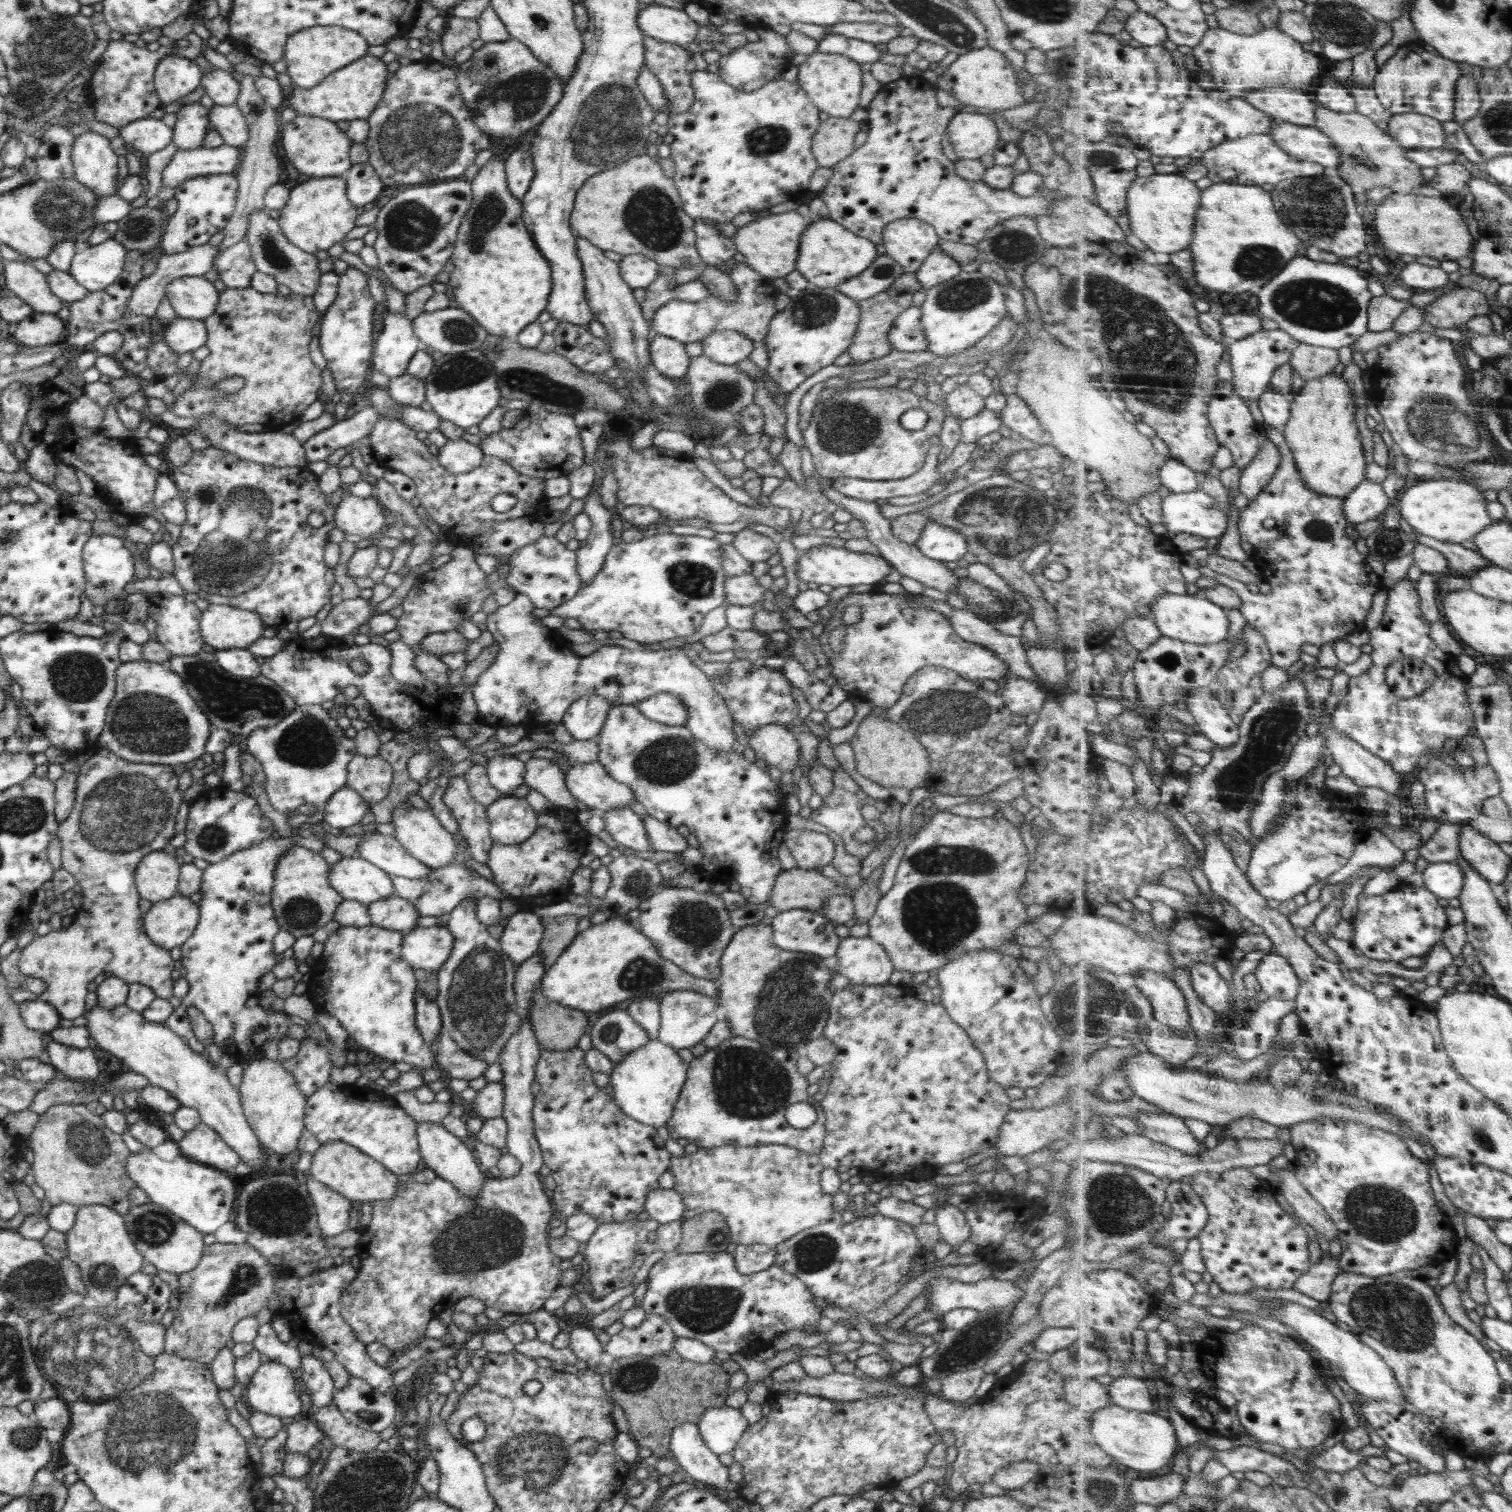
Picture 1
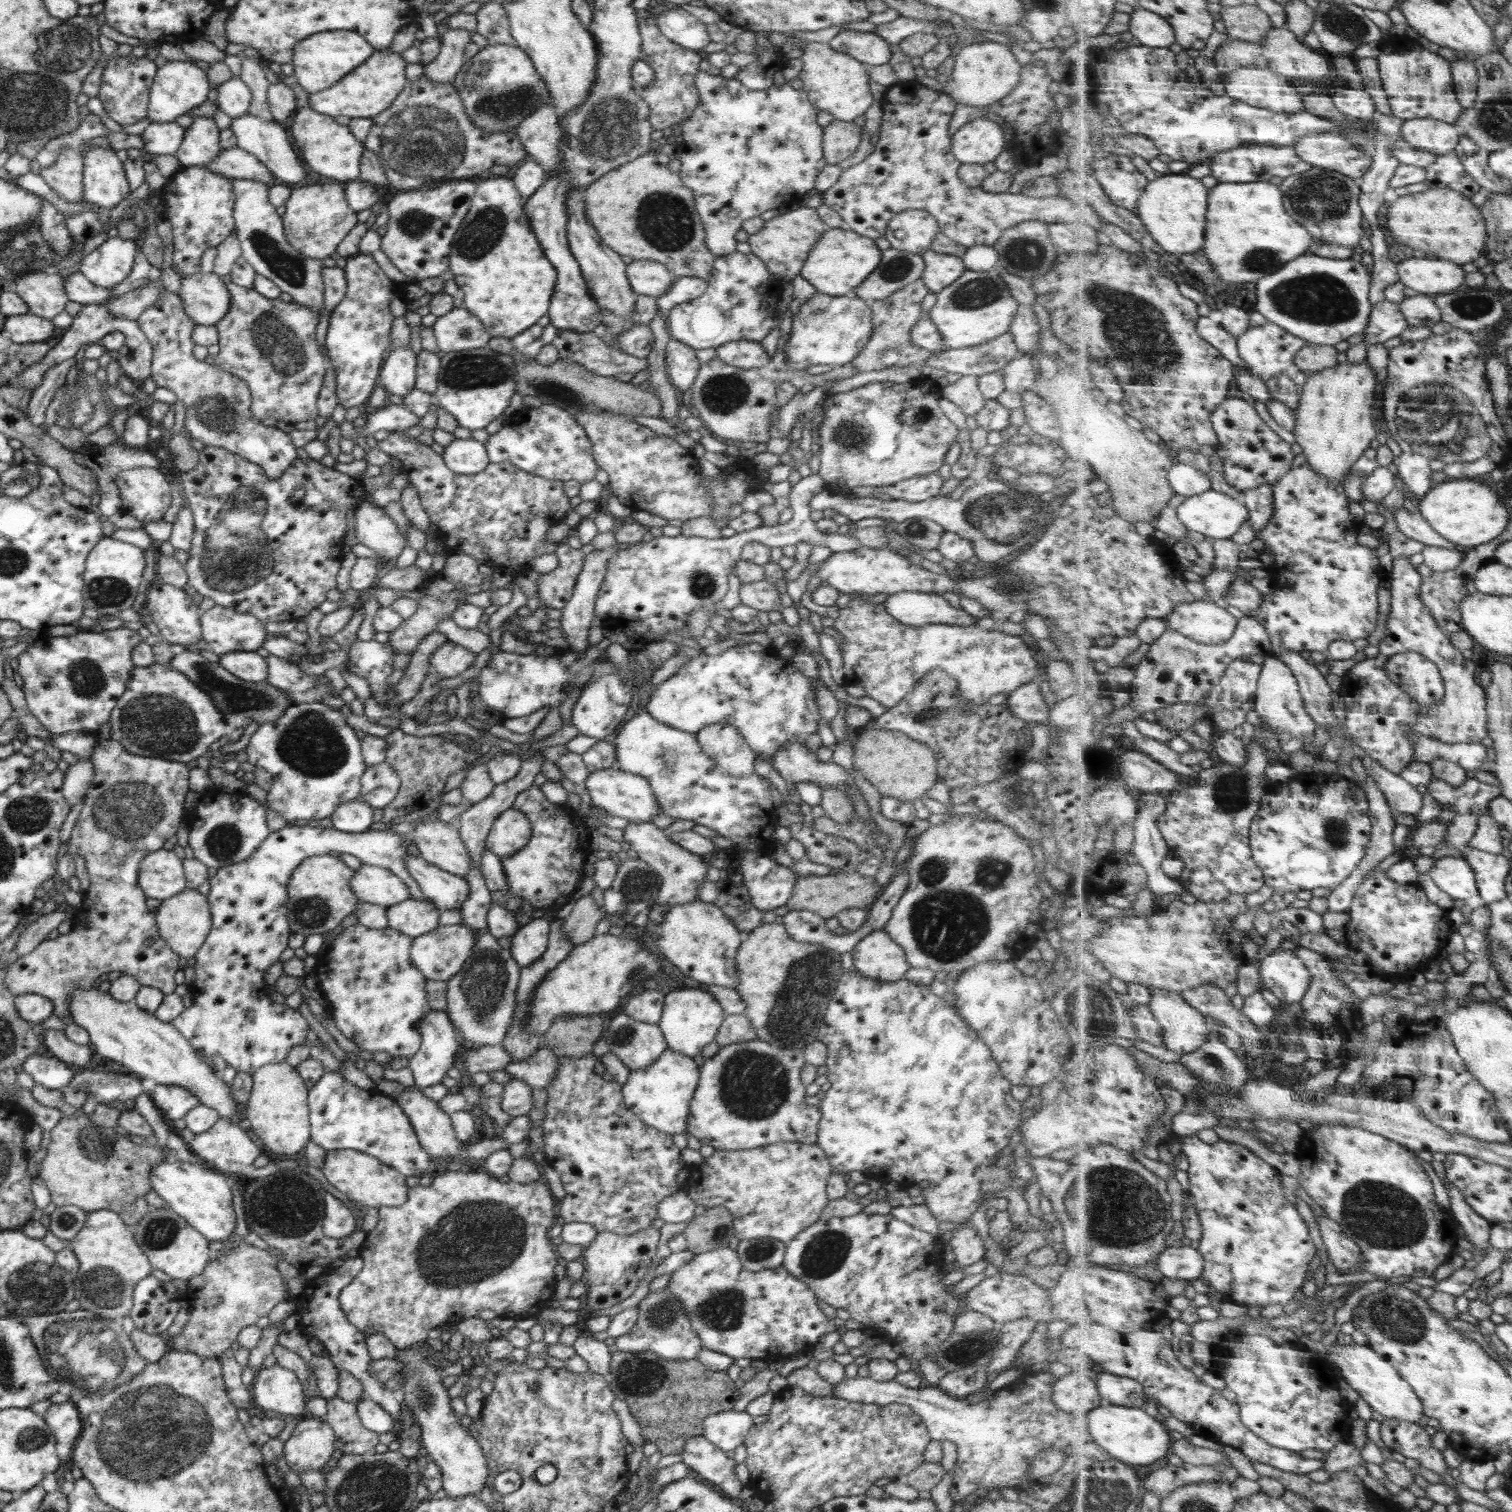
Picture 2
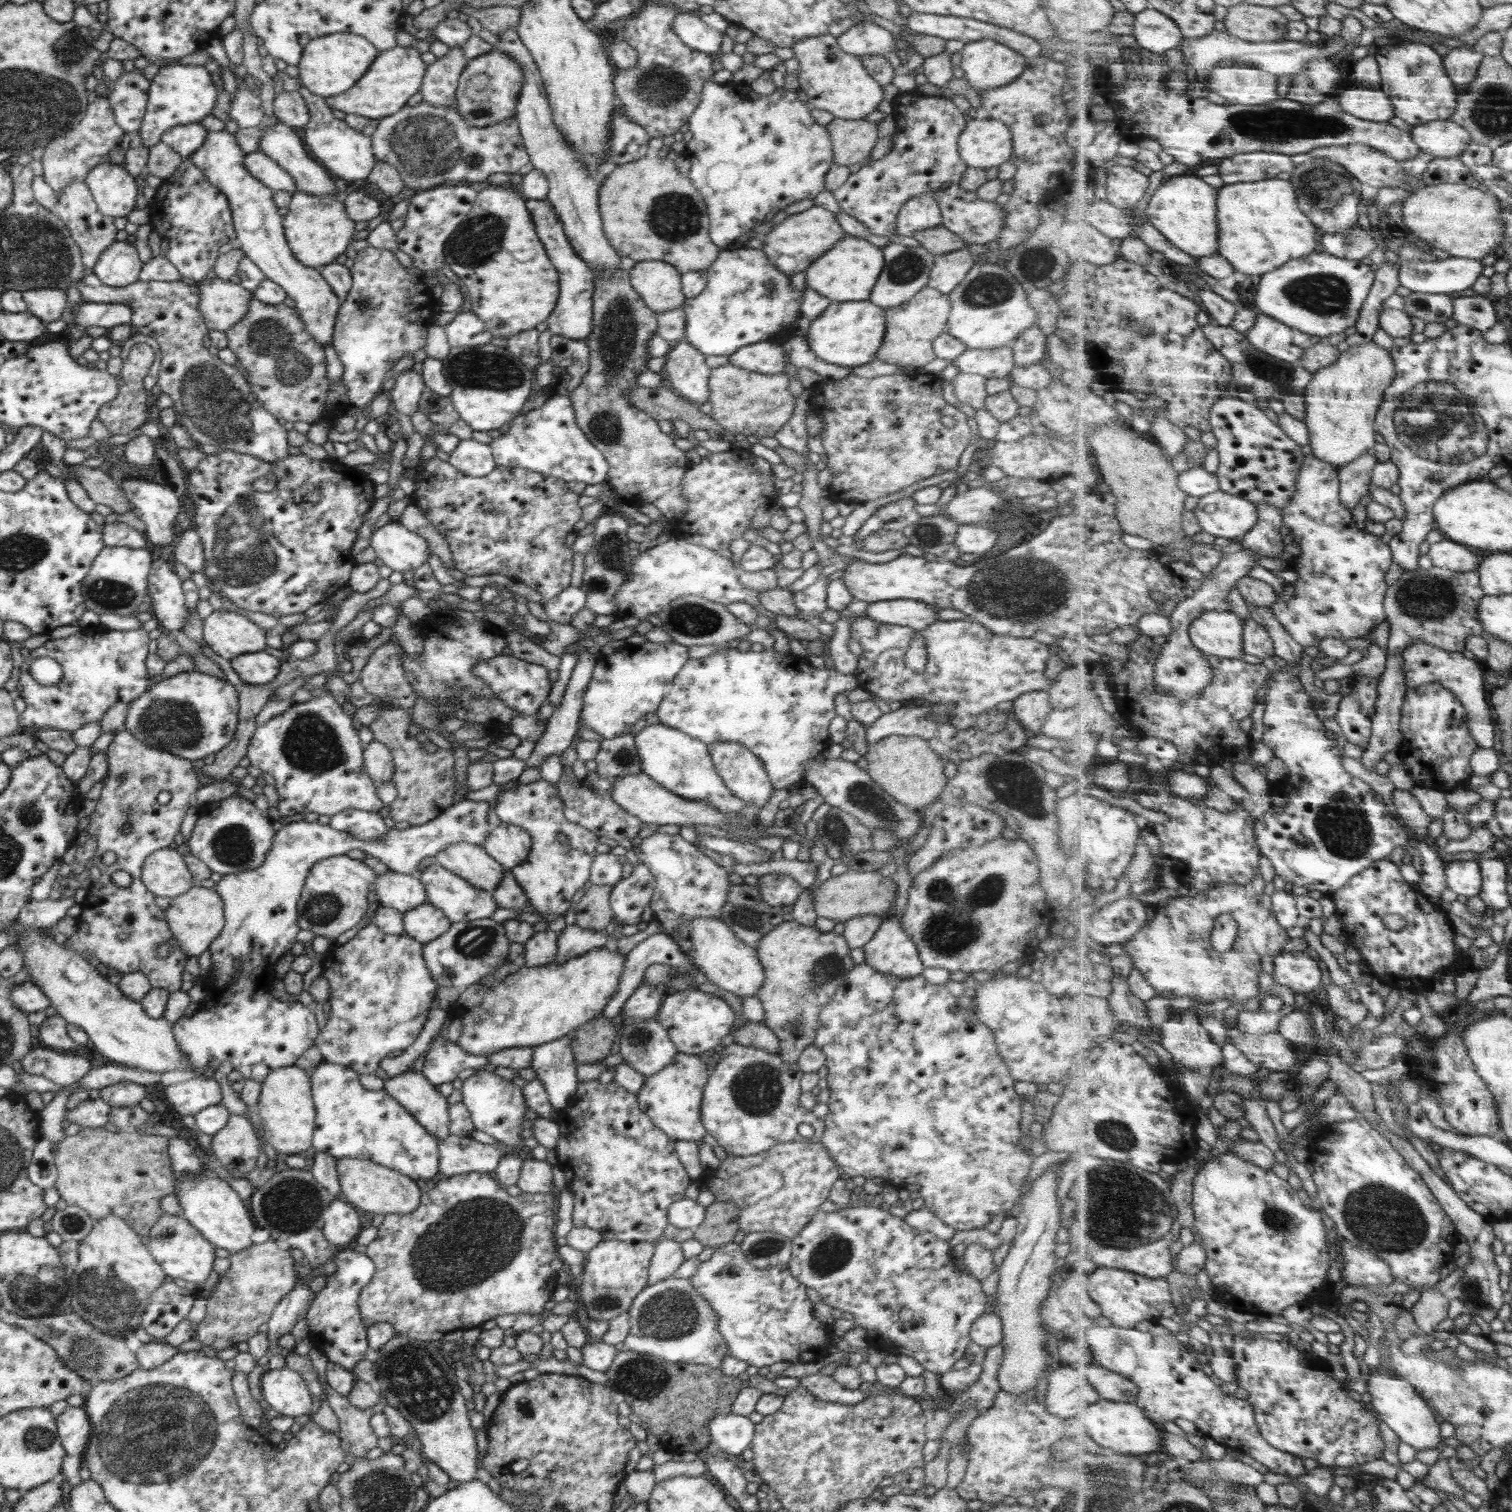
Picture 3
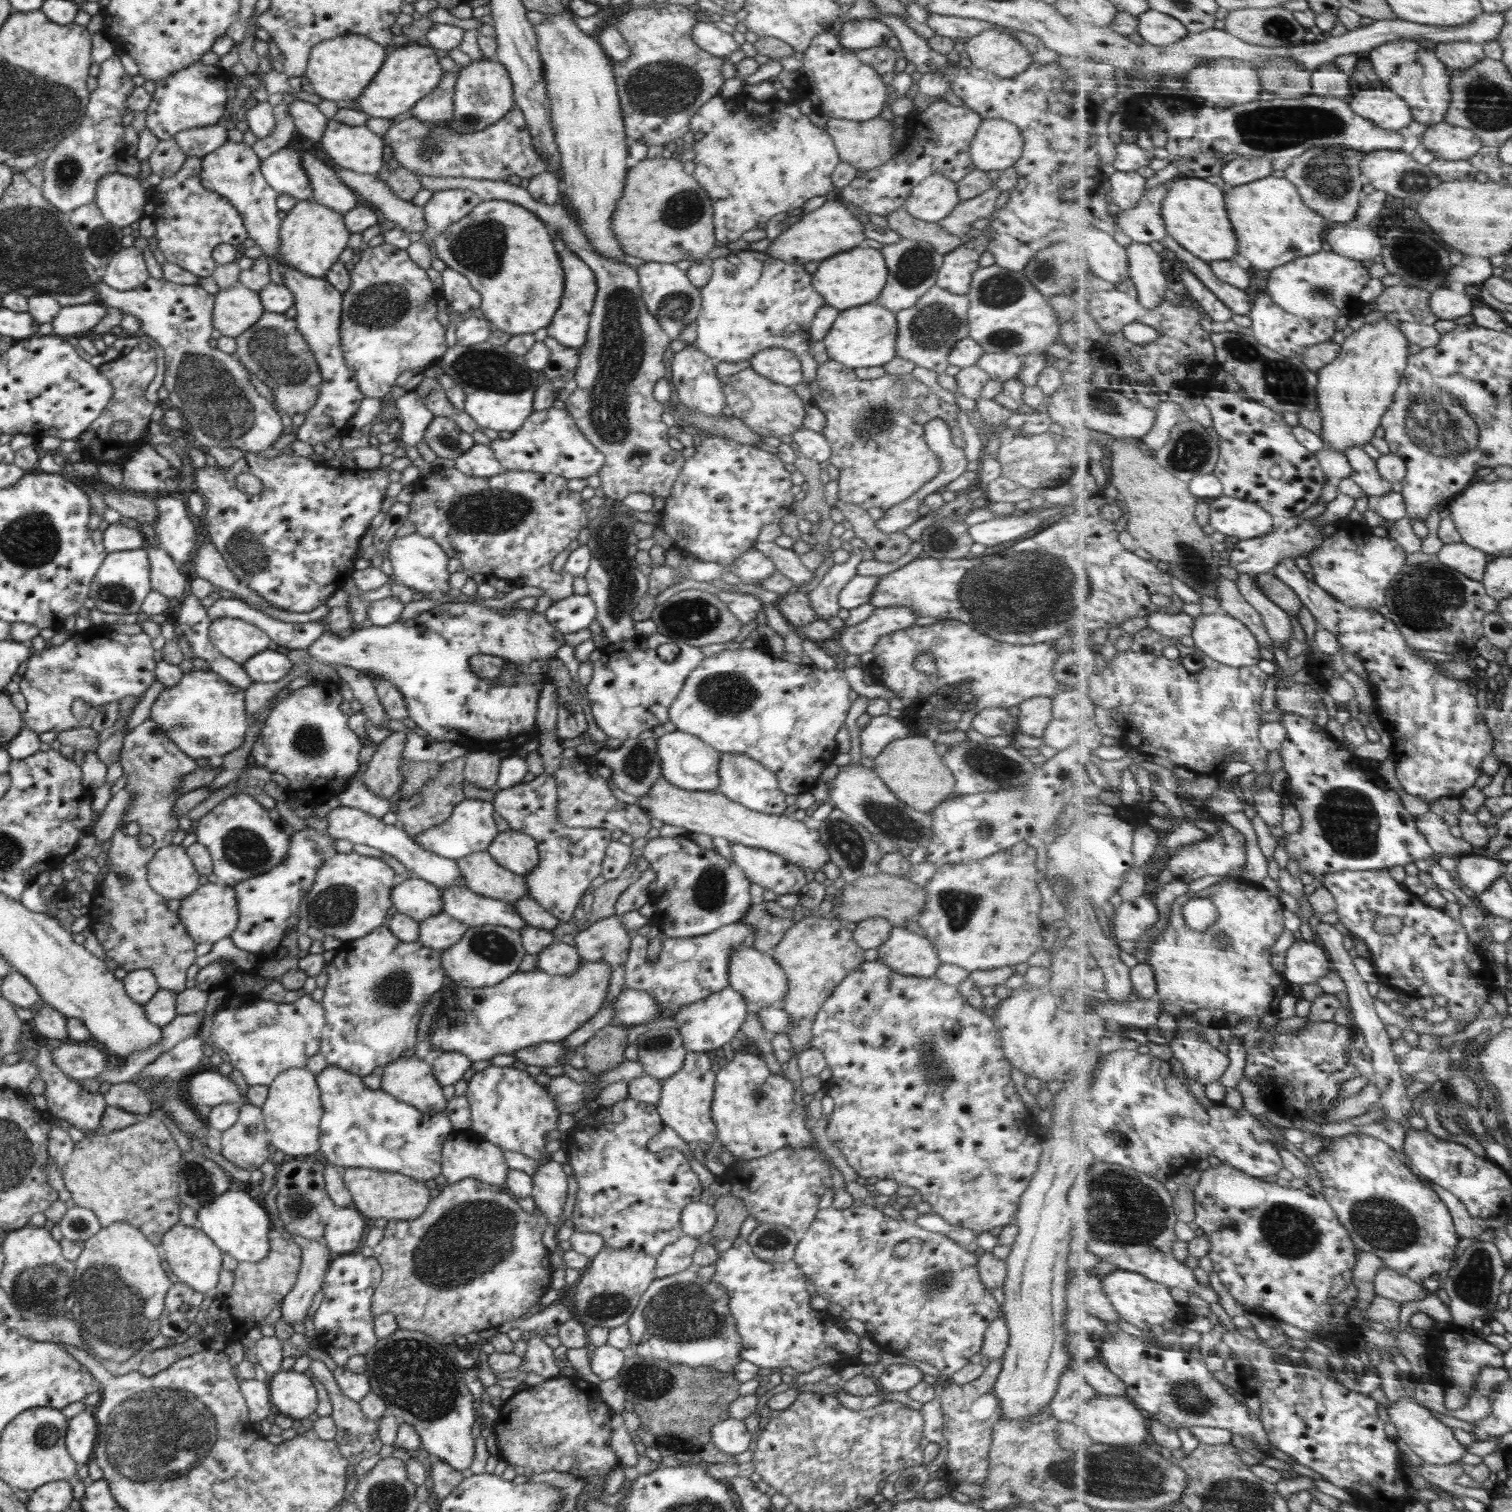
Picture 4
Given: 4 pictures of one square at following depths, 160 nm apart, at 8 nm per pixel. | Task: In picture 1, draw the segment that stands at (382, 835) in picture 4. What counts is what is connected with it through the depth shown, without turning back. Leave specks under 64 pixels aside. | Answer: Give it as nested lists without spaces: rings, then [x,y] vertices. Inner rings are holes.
[[[348,786],[340,788],[326,804],[322,822],[327,822],[332,828],[354,826],[368,812],[368,802]]]

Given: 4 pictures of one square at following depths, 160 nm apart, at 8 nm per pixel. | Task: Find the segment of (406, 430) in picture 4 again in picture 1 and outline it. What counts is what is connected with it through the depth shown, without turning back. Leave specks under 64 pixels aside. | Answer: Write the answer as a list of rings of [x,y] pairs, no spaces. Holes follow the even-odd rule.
[[[388,309],[382,314],[382,331],[373,342],[371,366],[388,376],[394,378],[407,372],[407,366],[417,350],[423,349],[425,344],[413,331],[411,320],[400,313],[391,313]]]

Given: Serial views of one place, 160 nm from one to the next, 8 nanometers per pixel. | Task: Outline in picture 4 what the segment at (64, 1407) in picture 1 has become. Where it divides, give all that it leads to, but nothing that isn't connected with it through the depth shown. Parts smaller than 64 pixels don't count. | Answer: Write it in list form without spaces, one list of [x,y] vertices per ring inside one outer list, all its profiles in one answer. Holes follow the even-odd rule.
[[[91,1410],[79,1412],[68,1419],[65,1445],[76,1462],[92,1461],[93,1450],[97,1444],[97,1422]]]

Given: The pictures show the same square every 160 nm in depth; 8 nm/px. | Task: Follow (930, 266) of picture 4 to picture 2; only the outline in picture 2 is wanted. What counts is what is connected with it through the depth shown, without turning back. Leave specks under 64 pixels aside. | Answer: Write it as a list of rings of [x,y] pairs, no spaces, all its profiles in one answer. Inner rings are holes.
[[[890,247],[882,251],[878,268],[855,288],[855,296],[865,301],[885,299],[920,279],[925,266],[922,256]]]

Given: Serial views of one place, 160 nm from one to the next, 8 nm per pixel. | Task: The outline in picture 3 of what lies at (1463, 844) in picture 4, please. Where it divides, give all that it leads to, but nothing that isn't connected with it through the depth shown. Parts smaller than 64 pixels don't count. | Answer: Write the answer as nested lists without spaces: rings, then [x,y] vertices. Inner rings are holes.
[[[1395,789],[1393,793],[1394,803],[1402,820],[1414,833],[1431,841],[1428,828],[1435,821],[1435,817],[1424,810],[1421,800],[1411,790]]]

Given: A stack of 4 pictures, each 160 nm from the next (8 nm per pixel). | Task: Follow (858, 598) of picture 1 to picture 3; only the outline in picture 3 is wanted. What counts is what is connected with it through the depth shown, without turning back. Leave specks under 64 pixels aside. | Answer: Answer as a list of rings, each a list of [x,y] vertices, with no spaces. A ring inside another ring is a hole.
[[[854,616],[850,625],[850,637],[857,640],[864,652],[858,657],[858,670],[854,676],[858,680],[858,688],[868,690],[887,703],[901,702],[911,698],[926,699],[933,704],[949,706],[948,713],[952,726],[967,729],[974,726],[979,714],[996,707],[1000,702],[1016,700],[1017,696],[1028,691],[1046,691],[1055,677],[1046,676],[1046,662],[1050,658],[1050,647],[1033,638],[1017,638],[1014,636],[998,636],[989,632],[982,624],[969,620],[939,621],[930,624],[923,631],[890,624],[878,624],[864,616]],[[916,634],[923,634],[928,649],[928,666],[922,674],[910,670],[904,658],[910,642]]]

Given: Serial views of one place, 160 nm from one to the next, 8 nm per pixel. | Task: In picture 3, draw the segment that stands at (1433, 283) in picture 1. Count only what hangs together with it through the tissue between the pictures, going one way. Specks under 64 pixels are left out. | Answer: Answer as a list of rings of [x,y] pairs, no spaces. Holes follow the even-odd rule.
[[[1449,257],[1436,262],[1410,262],[1410,260],[1397,260],[1401,263],[1401,284],[1413,292],[1465,294],[1470,293],[1472,286],[1484,274],[1484,264],[1480,260],[1470,258]]]

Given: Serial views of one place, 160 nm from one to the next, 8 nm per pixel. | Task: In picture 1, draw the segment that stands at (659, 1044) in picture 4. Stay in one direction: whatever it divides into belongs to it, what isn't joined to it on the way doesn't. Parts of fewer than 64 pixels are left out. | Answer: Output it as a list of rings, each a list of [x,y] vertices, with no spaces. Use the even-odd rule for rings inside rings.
[[[623,1009],[600,1016],[588,1034],[592,1046],[614,1062],[650,1042],[645,1029]]]

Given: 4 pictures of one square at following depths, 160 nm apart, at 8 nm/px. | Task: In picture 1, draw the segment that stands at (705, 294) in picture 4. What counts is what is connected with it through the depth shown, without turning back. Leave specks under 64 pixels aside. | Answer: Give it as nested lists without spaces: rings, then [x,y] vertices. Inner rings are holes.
[[[734,258],[722,264],[737,290],[735,300],[722,300],[710,295],[698,302],[670,300],[653,314],[653,330],[656,335],[673,338],[681,343],[701,342],[710,333],[721,330],[735,330],[753,342],[763,341],[769,329],[770,319],[777,313],[775,300],[778,295],[772,279],[755,272],[746,263],[736,264]]]

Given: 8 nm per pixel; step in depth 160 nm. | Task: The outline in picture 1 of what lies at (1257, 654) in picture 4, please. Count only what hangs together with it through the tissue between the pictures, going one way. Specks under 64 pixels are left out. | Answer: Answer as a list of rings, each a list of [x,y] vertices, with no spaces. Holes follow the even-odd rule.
[[[1170,594],[1158,600],[1157,607],[1150,618],[1156,620],[1156,624],[1162,630],[1164,636],[1169,638],[1178,639],[1183,642],[1190,642],[1194,644],[1210,645],[1226,640],[1230,634],[1230,618],[1228,618],[1228,610],[1216,602],[1209,600],[1205,595],[1196,594],[1194,596],[1180,596]]]

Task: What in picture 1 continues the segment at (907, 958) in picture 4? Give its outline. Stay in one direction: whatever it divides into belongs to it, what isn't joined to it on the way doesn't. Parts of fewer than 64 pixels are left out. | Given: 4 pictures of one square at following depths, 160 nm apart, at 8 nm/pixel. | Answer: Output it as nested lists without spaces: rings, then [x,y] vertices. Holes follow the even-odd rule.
[[[846,937],[838,945],[836,951],[838,959],[834,970],[848,978],[851,984],[879,985],[889,982],[890,975],[895,971],[885,948],[867,937]]]

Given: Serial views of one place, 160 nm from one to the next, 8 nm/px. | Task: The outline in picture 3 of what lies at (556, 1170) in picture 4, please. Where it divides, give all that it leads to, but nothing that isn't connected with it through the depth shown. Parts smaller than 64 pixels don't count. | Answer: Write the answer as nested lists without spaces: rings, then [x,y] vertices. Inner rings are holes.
[[[527,1154],[524,1157],[517,1186],[523,1193],[532,1195],[558,1193],[552,1180],[552,1165],[544,1160],[535,1160]]]

